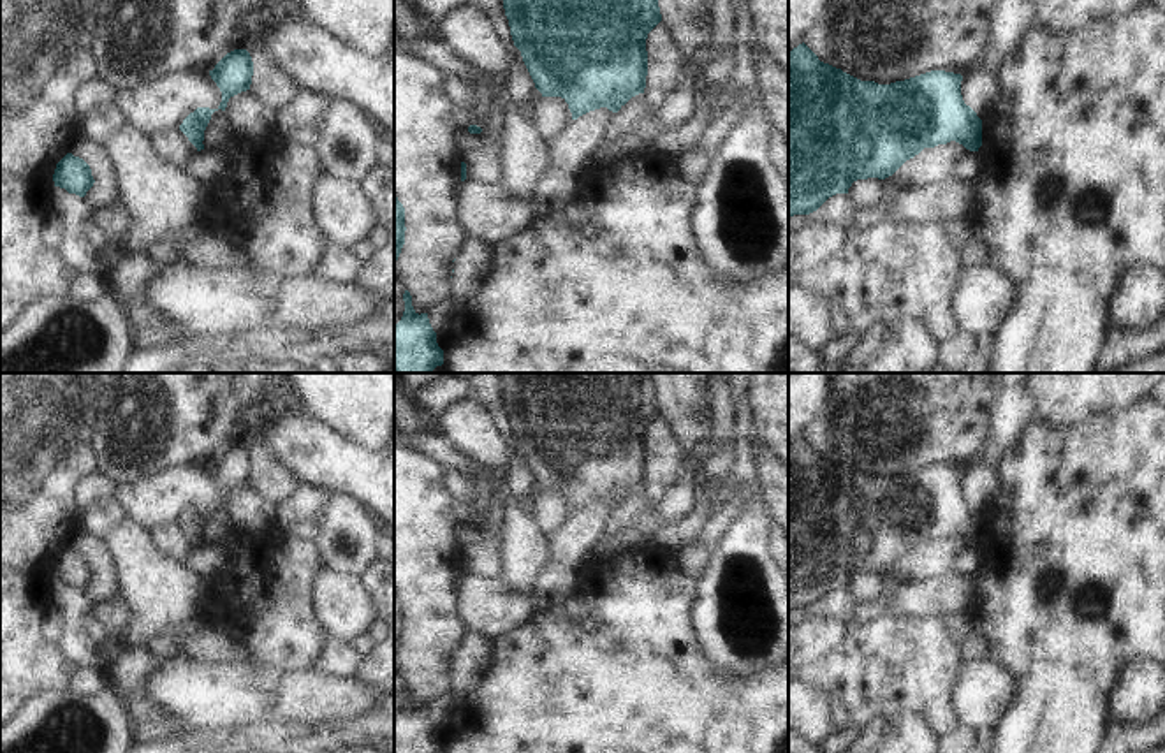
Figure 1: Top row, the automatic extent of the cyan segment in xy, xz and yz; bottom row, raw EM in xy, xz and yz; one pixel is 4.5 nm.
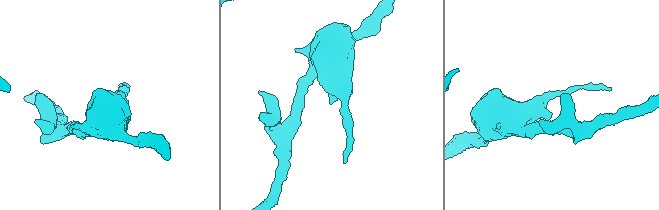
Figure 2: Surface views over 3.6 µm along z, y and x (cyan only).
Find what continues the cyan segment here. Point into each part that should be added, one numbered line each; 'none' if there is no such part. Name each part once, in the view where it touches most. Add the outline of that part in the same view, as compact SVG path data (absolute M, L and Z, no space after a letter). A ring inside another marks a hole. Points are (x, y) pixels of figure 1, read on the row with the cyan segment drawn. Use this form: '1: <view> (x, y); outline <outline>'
none

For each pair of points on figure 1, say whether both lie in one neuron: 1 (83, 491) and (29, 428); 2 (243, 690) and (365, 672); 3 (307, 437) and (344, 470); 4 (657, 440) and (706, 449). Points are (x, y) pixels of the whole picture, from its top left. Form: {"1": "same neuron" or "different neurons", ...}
{"1": "different neurons", "2": "different neurons", "3": "same neuron", "4": "different neurons"}

